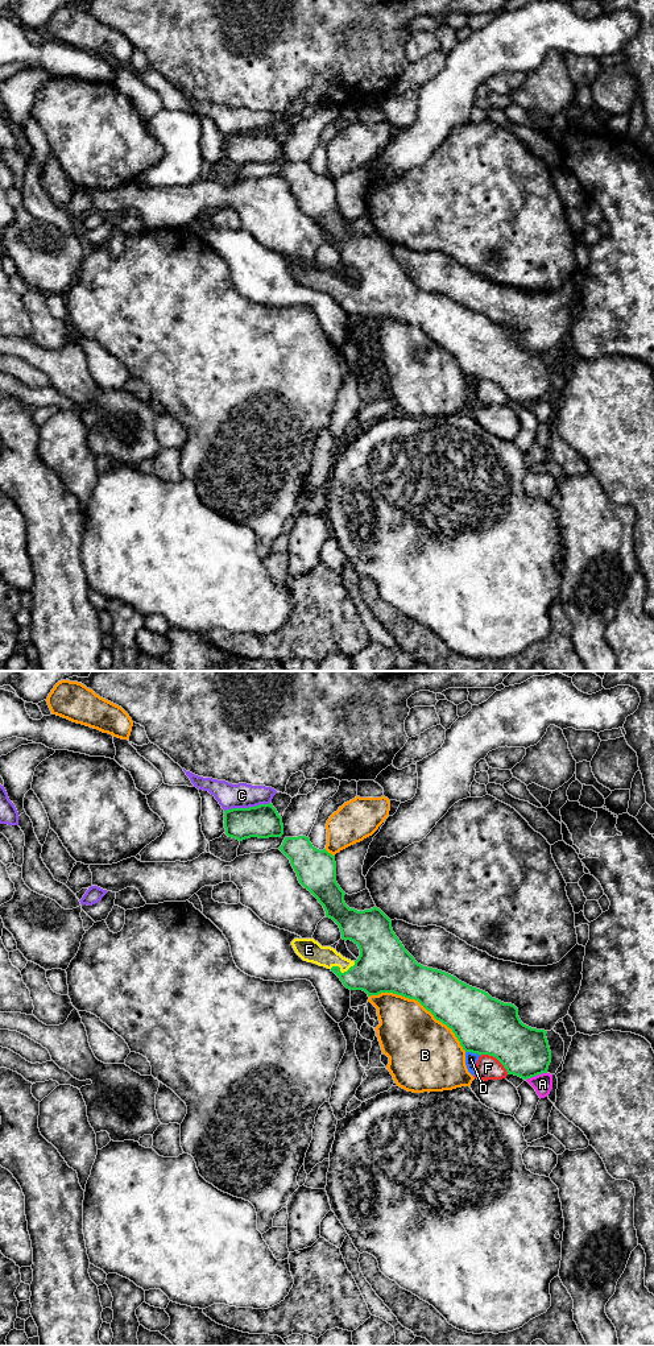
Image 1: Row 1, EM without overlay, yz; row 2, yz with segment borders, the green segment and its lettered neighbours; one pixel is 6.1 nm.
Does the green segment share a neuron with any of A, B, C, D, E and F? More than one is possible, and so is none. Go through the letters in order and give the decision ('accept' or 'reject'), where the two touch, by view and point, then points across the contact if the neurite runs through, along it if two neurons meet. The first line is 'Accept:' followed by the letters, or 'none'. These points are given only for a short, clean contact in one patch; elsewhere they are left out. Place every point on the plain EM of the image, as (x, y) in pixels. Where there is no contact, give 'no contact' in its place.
Accept: E
A: reject | yz (535, 400)
B: reject | yz (421, 328)
C: reject | yz (247, 133) | along yz (269, 127), (248, 132), (232, 132), (224, 136)
D: reject | yz (474, 377)
E: accept | yz (340, 297) | across yz (381, 293), (372, 297), (340, 297), (328, 282), (309, 274)
F: reject | yz (496, 382)

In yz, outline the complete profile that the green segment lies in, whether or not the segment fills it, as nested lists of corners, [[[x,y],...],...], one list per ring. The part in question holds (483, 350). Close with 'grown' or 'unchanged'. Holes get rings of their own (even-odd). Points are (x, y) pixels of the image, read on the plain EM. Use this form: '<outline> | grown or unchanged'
[[[285,162],[278,174],[290,185],[299,208],[323,231],[326,241],[339,250],[342,264],[353,266],[360,274],[359,283],[351,286],[314,264],[294,264],[291,270],[303,286],[330,294],[347,314],[363,315],[368,322],[393,318],[418,326],[436,345],[452,355],[465,377],[496,382],[508,399],[527,405],[547,398],[551,388],[547,356],[523,349],[514,330],[492,323],[446,297],[418,289],[393,257],[392,245],[380,233],[349,233],[344,227],[345,218],[336,207],[335,181],[314,173],[309,162]]] | grown

